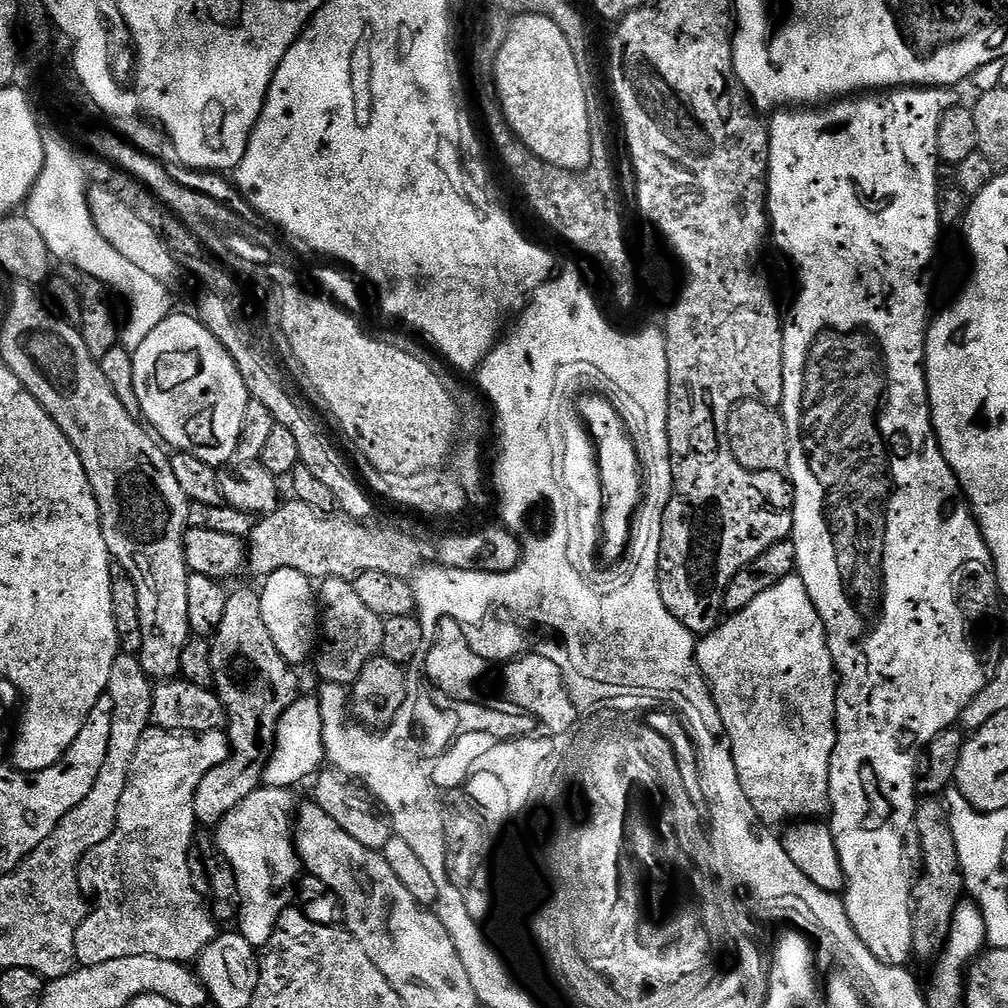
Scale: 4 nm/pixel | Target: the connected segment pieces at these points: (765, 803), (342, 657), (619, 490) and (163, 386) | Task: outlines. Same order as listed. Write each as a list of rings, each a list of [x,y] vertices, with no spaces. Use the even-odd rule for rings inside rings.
[[[799,574],[786,576],[778,581],[764,594],[758,594],[750,606],[727,617],[728,621],[717,623],[712,632],[701,635],[696,646],[696,665],[712,691],[712,701],[718,706],[720,721],[724,727],[724,735],[732,751],[732,761],[738,770],[738,782],[742,790],[746,790],[746,798],[750,798],[750,806],[754,806],[757,820],[768,826],[783,825],[797,818],[820,818],[829,811],[828,783],[830,782],[830,762],[832,751],[836,745],[836,667],[828,649],[828,639],[822,618],[810,598],[806,594],[806,586]]]
[[[330,578],[323,581],[318,588],[318,600],[322,605],[322,639],[314,656],[316,672],[325,684],[351,686],[362,674],[366,662],[381,655],[385,621],[374,614],[374,610],[366,610],[351,579]]]
[[[584,394],[579,397],[578,409],[581,422],[586,427],[589,438],[596,451],[596,465],[599,468],[600,481],[598,491],[604,499],[604,509],[600,512],[598,530],[604,535],[600,543],[604,547],[604,556],[616,556],[620,559],[620,548],[631,534],[632,521],[640,508],[645,481],[640,476],[640,456],[636,453],[636,444],[628,433],[628,424],[620,417],[620,412],[611,404],[607,396]]]
[[[173,314],[166,317],[162,323],[154,326],[146,342],[135,348],[132,361],[134,390],[138,394],[143,419],[169,449],[194,454],[194,458],[202,458],[202,462],[213,466],[223,466],[235,457],[250,397],[242,382],[242,374],[238,374],[234,358],[226,354],[222,342],[218,342],[218,338],[214,338],[214,334],[210,334],[210,330],[202,326],[200,319],[192,314]]]

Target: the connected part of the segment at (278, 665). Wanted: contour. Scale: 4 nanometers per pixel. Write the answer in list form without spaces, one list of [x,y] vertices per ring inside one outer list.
[[[254,587],[240,588],[229,591],[226,602],[226,614],[222,618],[222,626],[218,626],[215,636],[210,640],[210,666],[212,667],[212,684],[217,696],[220,697],[222,706],[228,711],[228,727],[226,735],[230,751],[226,762],[214,766],[198,782],[198,790],[194,794],[194,814],[197,825],[219,825],[220,821],[230,814],[243,800],[250,798],[256,788],[261,787],[264,771],[268,759],[272,757],[272,750],[276,746],[276,731],[282,714],[301,695],[300,680],[296,677],[297,669],[278,654],[278,646],[274,646],[274,638],[270,638],[270,630],[266,630],[266,622],[262,622],[262,602],[260,593]]]

